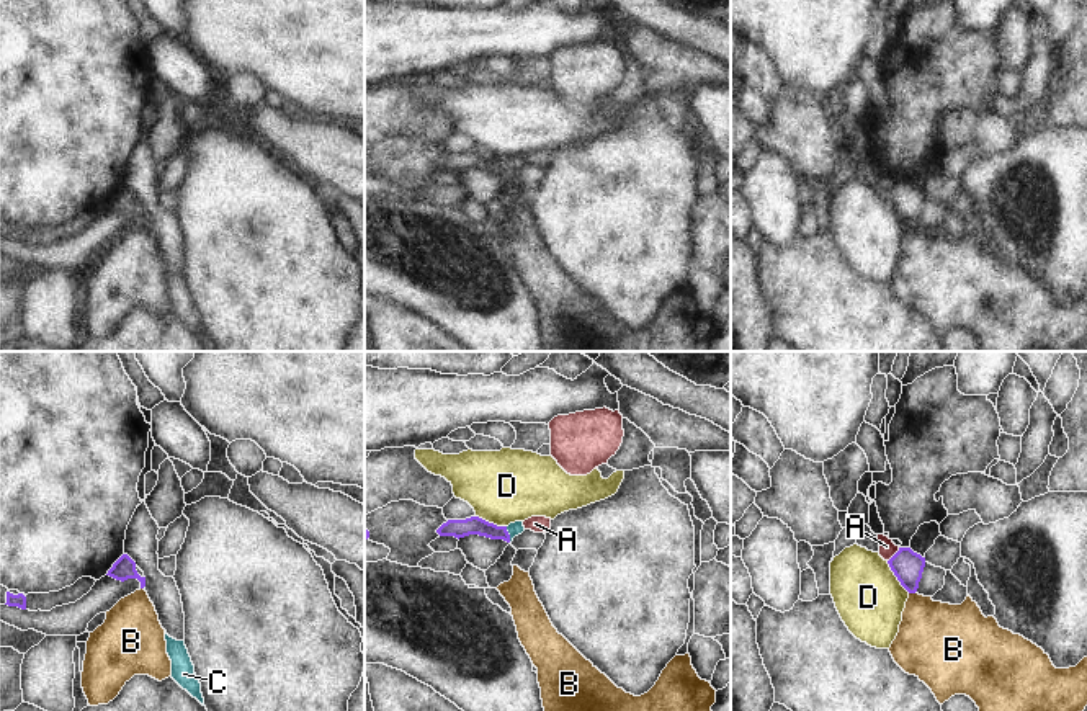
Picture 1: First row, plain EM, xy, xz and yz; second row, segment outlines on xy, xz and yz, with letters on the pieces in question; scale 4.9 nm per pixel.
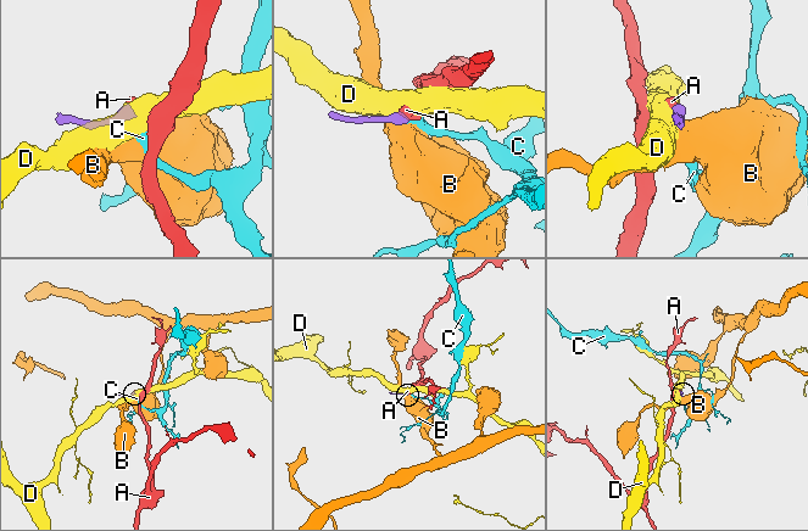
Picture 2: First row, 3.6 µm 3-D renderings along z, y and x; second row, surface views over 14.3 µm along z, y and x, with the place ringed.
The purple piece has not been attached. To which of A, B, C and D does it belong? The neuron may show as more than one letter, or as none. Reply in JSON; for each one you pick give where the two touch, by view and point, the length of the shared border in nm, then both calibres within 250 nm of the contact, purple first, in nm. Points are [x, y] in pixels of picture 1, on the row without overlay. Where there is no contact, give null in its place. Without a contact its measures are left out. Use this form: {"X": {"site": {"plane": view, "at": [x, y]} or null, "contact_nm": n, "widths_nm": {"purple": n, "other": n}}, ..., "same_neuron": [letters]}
{"C": {"site": {"plane": "xz", "at": [509, 169]}, "contact_nm": 80, "widths_nm": {"purple": 90, "other": 70}}, "same_neuron": ["C"]}

